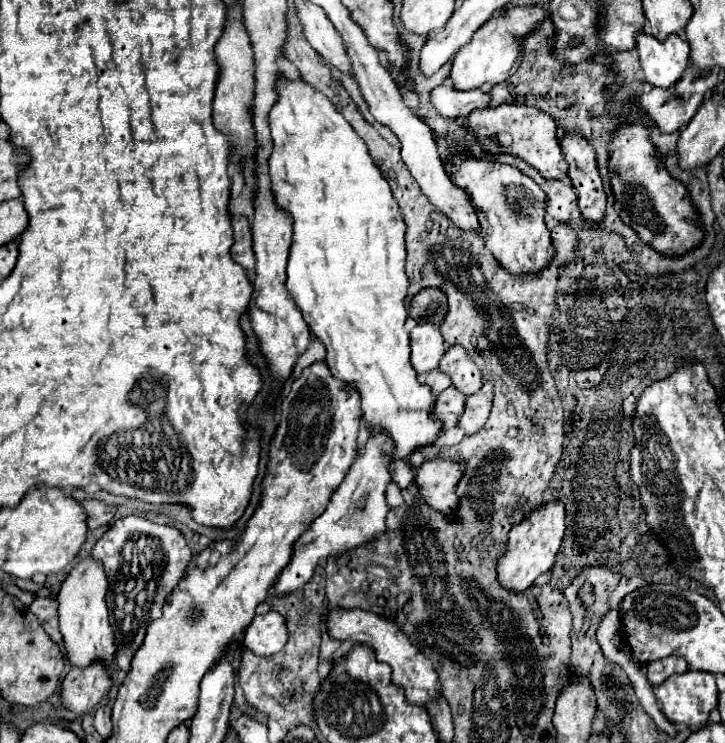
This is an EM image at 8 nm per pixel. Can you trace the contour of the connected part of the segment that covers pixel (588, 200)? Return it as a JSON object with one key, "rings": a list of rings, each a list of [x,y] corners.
{"rings":[[[564,133],[560,139],[562,153],[570,165],[568,177],[578,195],[578,207],[584,219],[596,219],[590,223],[602,223],[606,211],[606,193],[596,167],[594,147],[580,133]]]}

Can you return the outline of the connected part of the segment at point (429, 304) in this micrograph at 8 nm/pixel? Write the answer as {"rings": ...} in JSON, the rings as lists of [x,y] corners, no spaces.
{"rings":[[[422,289],[420,293],[416,293],[412,297],[410,303],[410,317],[416,323],[432,323],[432,325],[440,325],[442,319],[446,317],[448,311],[448,303],[446,303],[446,295],[440,289]]]}

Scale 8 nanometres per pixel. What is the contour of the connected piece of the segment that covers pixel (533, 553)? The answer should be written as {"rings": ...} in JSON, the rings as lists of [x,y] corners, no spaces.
{"rings":[[[550,501],[550,503],[542,503],[540,507],[532,509],[532,513],[516,523],[510,529],[510,541],[508,541],[508,549],[506,555],[500,557],[498,561],[498,575],[500,575],[500,583],[512,591],[524,591],[528,589],[542,573],[550,571],[556,559],[556,553],[560,549],[564,531],[566,531],[566,511],[564,511],[564,503],[562,501]]]}

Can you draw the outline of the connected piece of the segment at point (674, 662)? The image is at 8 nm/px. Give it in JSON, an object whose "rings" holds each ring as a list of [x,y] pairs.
{"rings":[[[670,655],[670,657],[664,657],[660,661],[654,661],[648,665],[648,681],[656,687],[660,683],[664,683],[670,675],[676,675],[676,673],[686,673],[688,671],[688,663],[684,657],[676,657],[676,655]]]}

